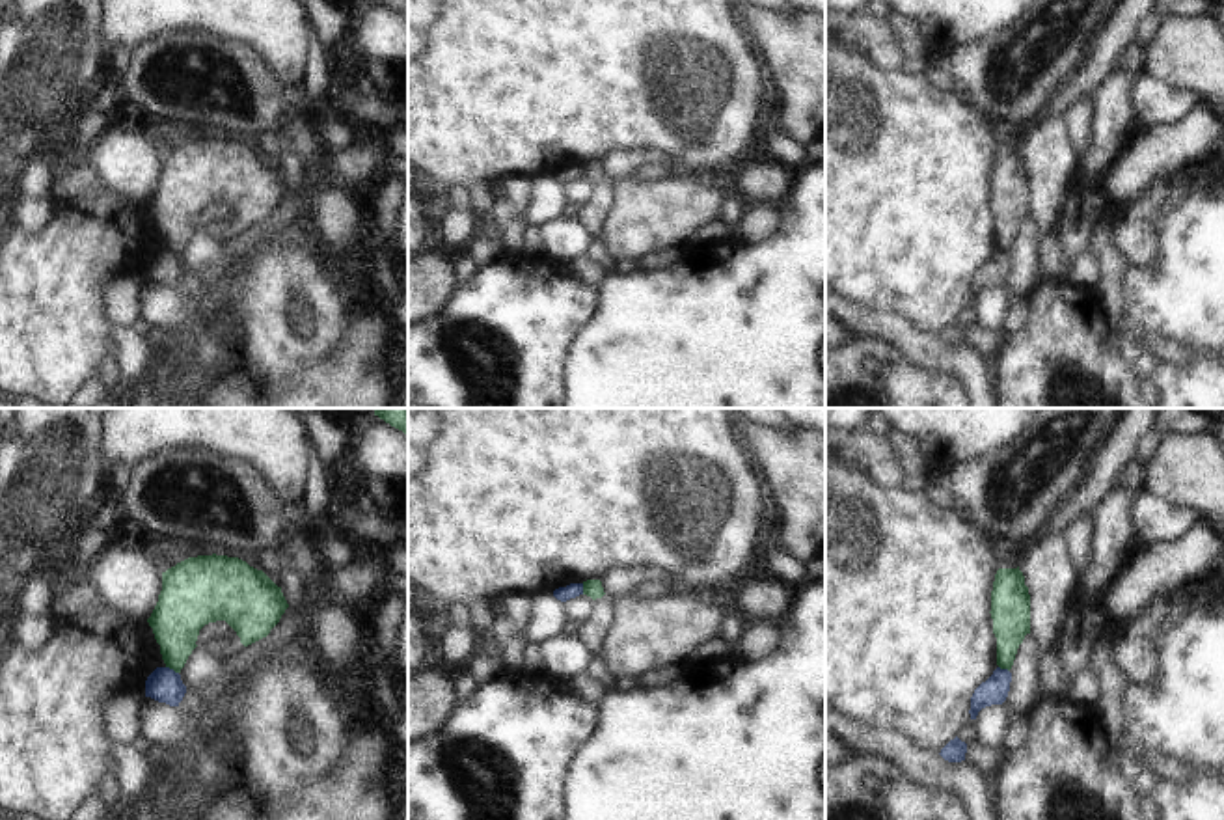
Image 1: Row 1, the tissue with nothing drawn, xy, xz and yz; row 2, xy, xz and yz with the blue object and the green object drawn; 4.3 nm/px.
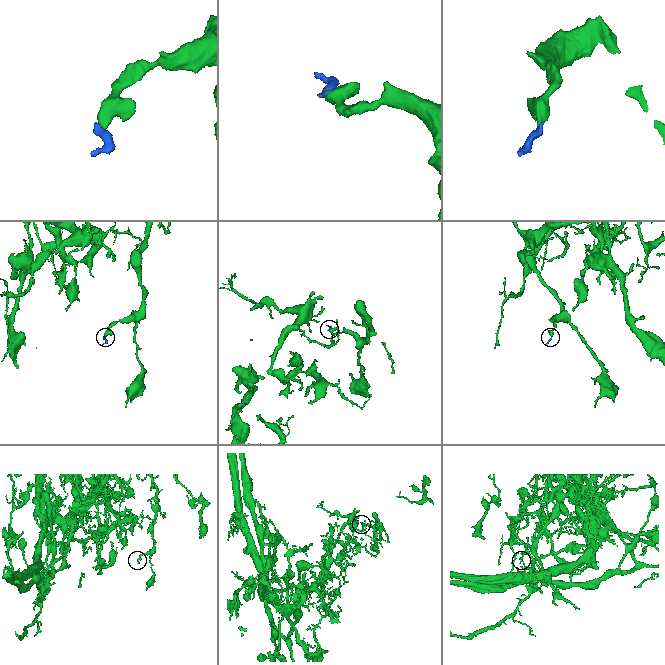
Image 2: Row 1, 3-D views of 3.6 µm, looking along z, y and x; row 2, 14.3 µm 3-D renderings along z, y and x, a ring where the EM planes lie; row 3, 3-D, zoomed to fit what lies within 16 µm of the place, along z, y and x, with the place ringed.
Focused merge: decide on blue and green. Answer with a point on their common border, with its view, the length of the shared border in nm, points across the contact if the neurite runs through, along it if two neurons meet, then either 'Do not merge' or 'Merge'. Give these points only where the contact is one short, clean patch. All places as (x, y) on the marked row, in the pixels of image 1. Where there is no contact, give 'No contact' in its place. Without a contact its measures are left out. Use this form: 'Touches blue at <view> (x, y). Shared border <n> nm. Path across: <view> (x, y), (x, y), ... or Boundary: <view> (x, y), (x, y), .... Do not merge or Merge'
Touches blue at xy (172, 669). Shared border 70 nm. Boundary: xy (166, 666), (177, 673). Do not merge

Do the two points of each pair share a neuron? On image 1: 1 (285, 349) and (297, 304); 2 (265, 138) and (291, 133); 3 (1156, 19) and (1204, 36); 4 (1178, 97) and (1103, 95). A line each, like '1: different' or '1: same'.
1: same
2: different
3: different
4: different

